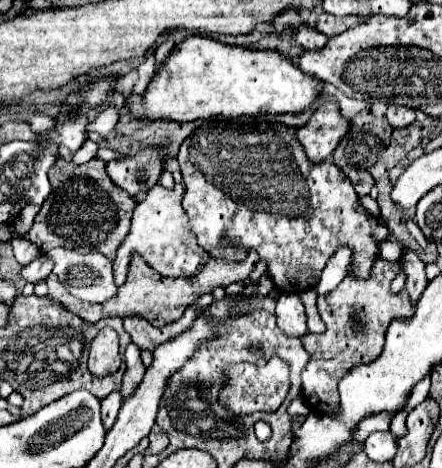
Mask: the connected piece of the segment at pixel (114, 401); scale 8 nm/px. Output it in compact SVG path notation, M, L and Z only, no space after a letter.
M111 392L107 398L101 400L101 412L103 412L103 420L105 420L105 428L109 430L113 426L113 420L117 418L117 412L119 412L119 406L121 406L121 392Z

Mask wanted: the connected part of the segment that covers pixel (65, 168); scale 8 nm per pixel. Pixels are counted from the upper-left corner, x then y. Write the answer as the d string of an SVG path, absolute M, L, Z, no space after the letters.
M59 156L51 168L53 190L43 202L25 238L33 242L41 252L49 252L61 246L79 252L101 252L113 260L117 248L129 232L131 214L137 202L133 196L113 184L105 164L107 162L99 158L93 158L87 164L73 164Z

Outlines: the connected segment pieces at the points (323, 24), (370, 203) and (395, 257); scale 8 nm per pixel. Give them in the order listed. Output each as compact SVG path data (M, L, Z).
M321 14L317 22L317 30L323 32L325 36L337 36L347 28L353 28L357 24L369 22L369 16L331 16L331 14Z
M363 196L363 198L361 198L361 206L363 206L377 222L383 222L381 212L379 212L379 206L377 206L377 202L375 202L371 196Z
M387 238L387 240L377 242L377 246L379 246L379 254L381 254L383 258L387 258L387 260L391 260L391 262L399 262L399 256L401 256L401 244L399 244L399 242Z

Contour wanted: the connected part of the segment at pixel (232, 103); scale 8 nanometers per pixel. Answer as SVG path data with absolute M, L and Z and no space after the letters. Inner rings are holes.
M187 36L181 44L177 44L167 56L165 64L157 68L153 80L149 82L143 94L127 94L125 108L137 120L173 120L173 122L189 122L203 118L239 118L239 116L257 116L257 114L285 114L285 112L303 112L311 106L315 96L321 92L317 80L305 76L299 68L295 68L287 58L277 52L259 52L243 46L221 44L207 36Z

